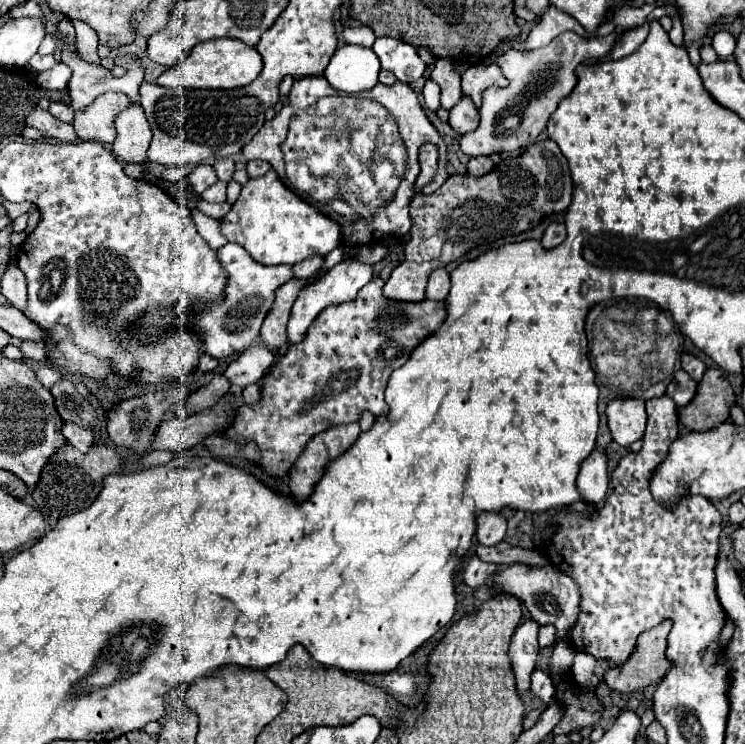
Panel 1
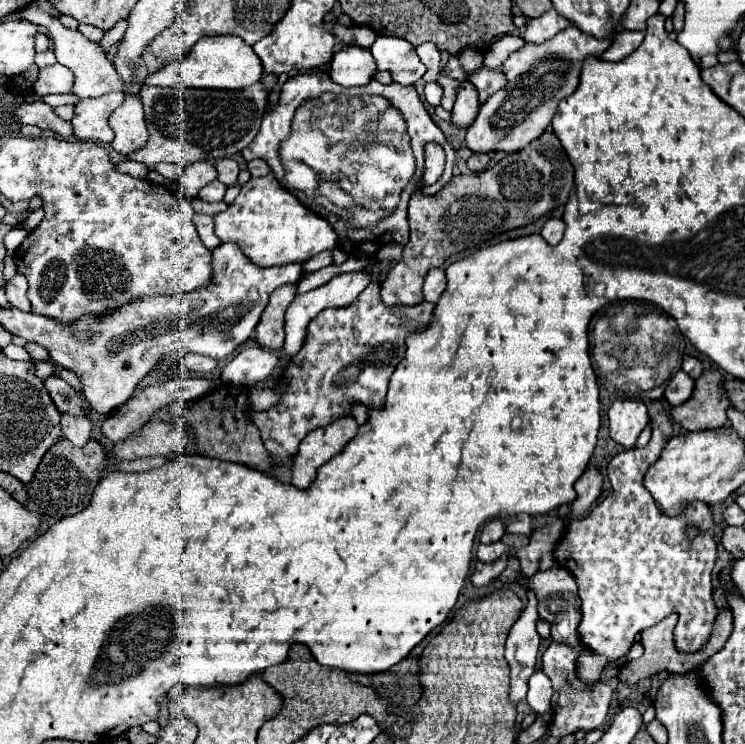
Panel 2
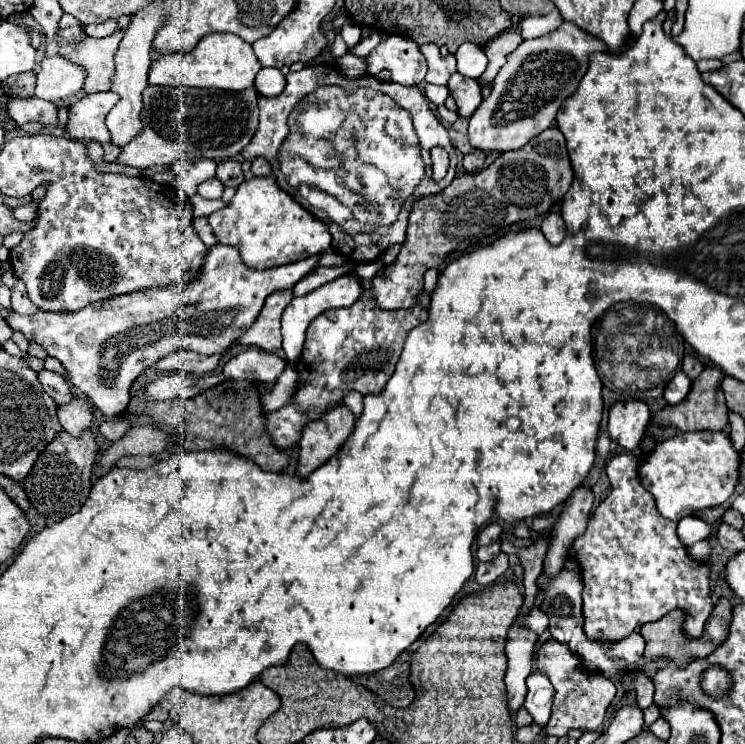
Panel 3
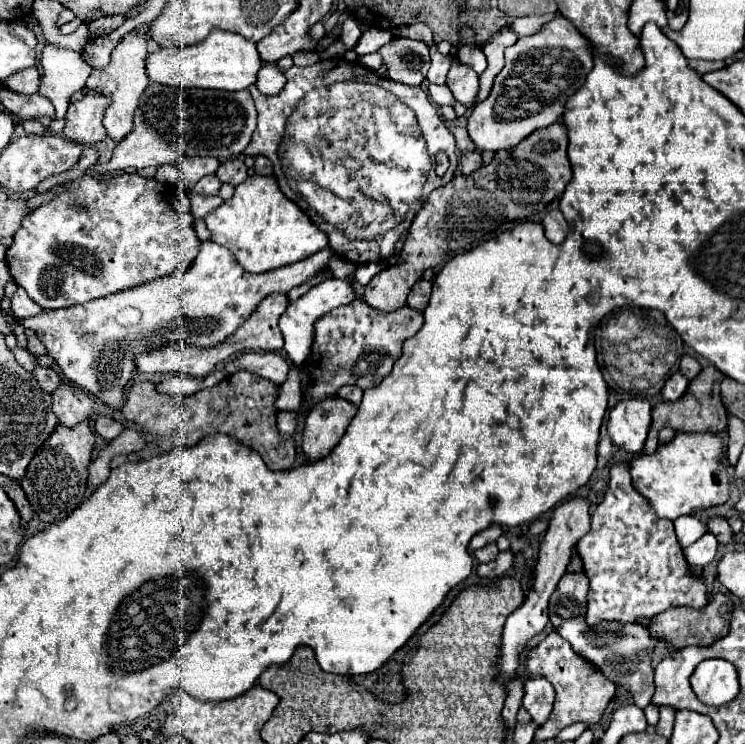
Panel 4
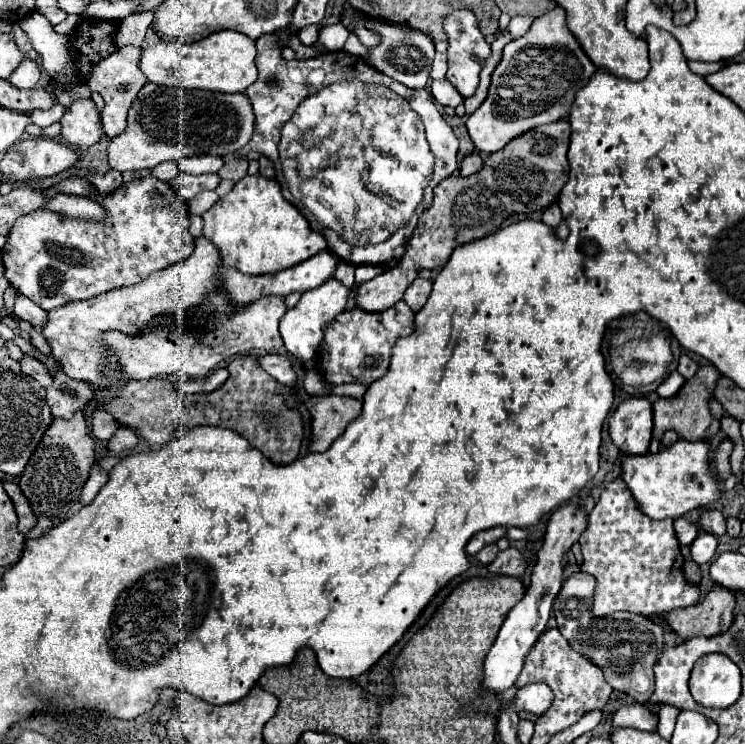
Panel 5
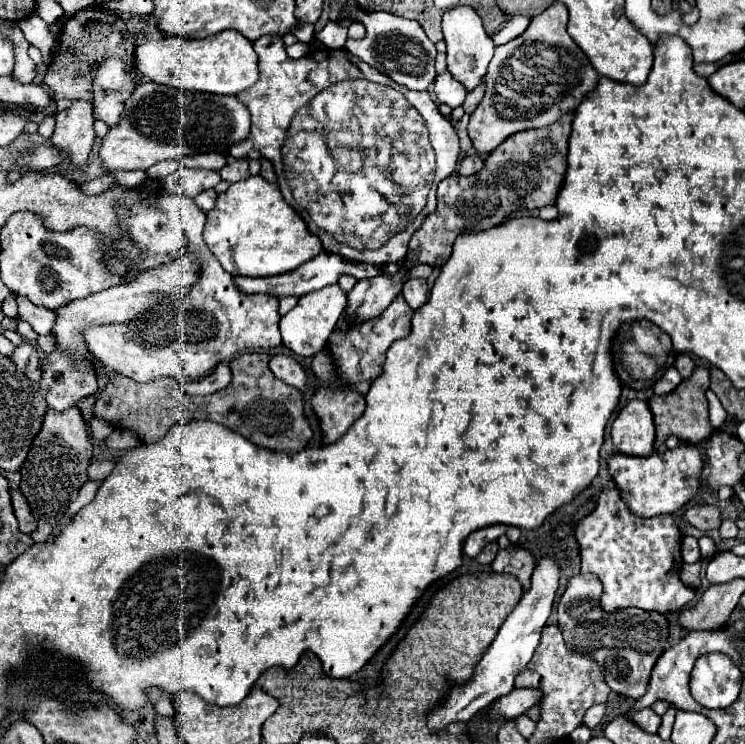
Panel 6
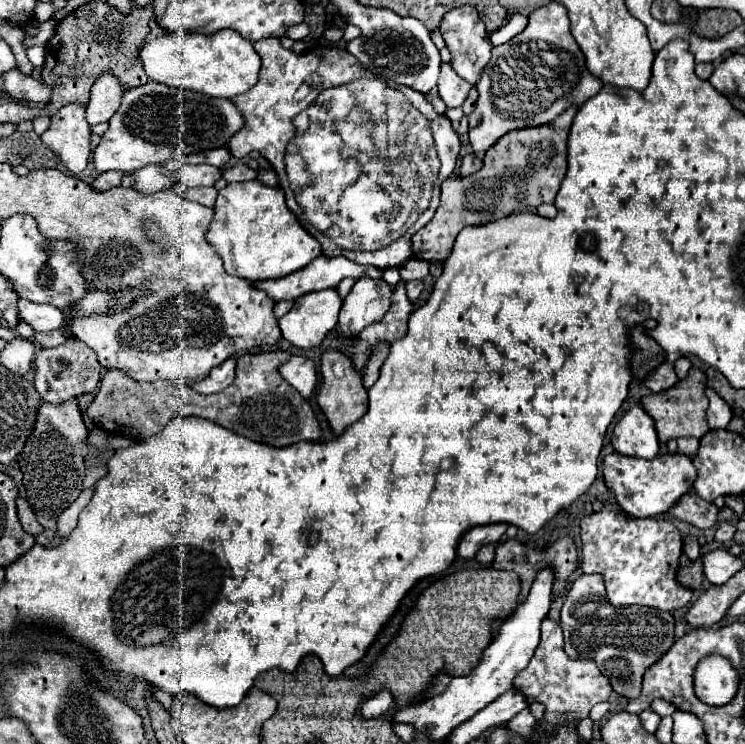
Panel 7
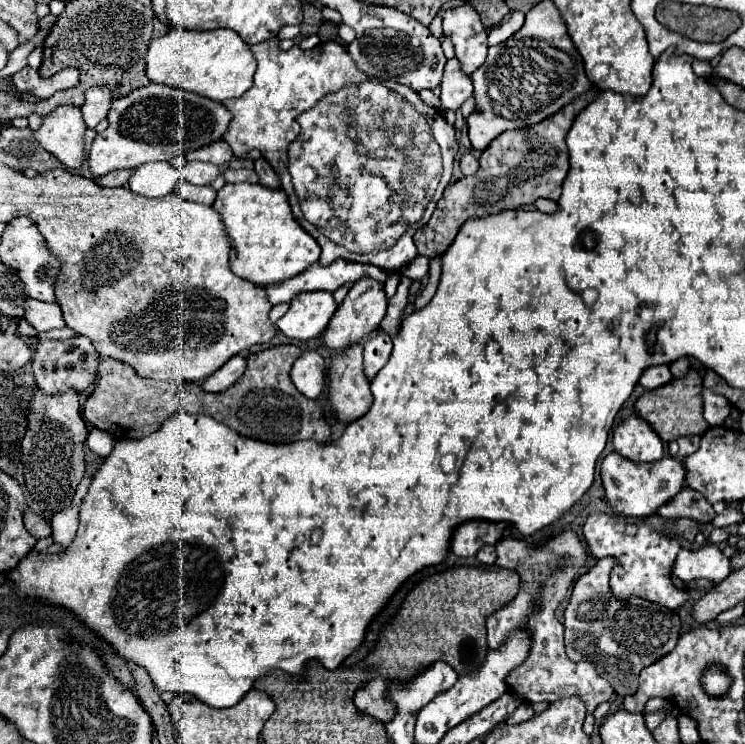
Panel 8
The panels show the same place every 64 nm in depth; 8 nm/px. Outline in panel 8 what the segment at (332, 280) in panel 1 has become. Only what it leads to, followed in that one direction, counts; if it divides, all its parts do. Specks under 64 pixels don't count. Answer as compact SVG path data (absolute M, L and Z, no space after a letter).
M304 292L290 302L290 310L276 326L290 340L308 342L326 330L336 308L338 304L332 292Z

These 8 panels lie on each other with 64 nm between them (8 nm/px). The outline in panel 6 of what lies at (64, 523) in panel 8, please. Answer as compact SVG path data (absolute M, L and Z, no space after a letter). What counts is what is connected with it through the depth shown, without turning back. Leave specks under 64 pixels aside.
M88 480L88 482L82 486L78 498L72 502L72 508L68 508L66 516L68 516L68 518L74 518L74 514L76 514L80 508L84 508L86 504L90 504L90 502L94 500L96 490L100 488L100 484L102 484L102 480L96 480L96 482L94 482L94 480Z

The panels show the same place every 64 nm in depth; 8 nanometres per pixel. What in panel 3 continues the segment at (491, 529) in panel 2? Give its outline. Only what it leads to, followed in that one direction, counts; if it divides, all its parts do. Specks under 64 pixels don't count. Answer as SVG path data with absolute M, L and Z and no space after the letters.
M488 524L480 534L478 534L478 546L486 546L486 544L492 544L500 538L502 534L502 526L500 524Z

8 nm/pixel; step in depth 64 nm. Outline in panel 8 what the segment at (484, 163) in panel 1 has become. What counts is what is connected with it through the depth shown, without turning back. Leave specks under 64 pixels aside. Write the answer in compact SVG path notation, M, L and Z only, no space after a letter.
M464 154L462 158L460 158L460 170L462 170L462 174L464 176L468 176L468 174L474 174L476 170L478 170L478 160L474 158L474 154Z

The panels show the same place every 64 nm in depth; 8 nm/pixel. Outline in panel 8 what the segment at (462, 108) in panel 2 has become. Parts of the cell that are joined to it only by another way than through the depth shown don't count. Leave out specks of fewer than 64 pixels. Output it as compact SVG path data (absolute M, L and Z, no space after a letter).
M452 8L442 16L442 30L452 40L462 72L470 76L486 60L486 28L474 8Z

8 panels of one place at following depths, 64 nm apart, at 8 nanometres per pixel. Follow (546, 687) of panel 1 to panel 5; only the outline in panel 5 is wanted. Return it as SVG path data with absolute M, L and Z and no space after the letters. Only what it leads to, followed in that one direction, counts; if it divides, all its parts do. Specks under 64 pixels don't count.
M534 682L534 684L526 684L518 690L514 704L516 704L518 712L526 710L536 716L542 716L550 708L552 698L554 698L554 694L550 688L546 688L544 682Z

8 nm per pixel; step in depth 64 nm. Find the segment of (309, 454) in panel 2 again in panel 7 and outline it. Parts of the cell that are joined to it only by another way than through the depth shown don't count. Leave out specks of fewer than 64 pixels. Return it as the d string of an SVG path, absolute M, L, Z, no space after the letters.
M326 350L320 358L320 386L316 392L316 402L336 436L360 420L368 410L368 392L362 386L362 376L352 368L350 358L338 350Z

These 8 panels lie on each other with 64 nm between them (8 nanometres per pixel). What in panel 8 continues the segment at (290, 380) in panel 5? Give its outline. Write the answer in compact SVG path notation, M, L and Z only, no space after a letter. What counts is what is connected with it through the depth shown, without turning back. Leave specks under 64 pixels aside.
M302 352L290 368L294 386L306 398L318 398L326 386L326 364L318 352Z

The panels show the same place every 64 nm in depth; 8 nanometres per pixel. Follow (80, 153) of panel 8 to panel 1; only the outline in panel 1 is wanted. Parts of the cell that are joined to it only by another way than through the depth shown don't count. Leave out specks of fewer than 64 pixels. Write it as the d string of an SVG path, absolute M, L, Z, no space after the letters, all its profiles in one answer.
M106 92L98 96L86 110L76 112L74 128L80 140L98 140L102 144L112 144L116 138L114 118L126 108L132 106L132 100L122 92Z

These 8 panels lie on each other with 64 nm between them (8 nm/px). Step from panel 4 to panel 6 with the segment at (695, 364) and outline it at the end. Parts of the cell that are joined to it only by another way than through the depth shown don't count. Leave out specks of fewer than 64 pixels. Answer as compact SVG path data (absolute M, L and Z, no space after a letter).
M680 354L678 360L676 360L676 370L682 374L682 378L688 378L692 374L692 370L694 370L692 358L686 356L686 354Z

